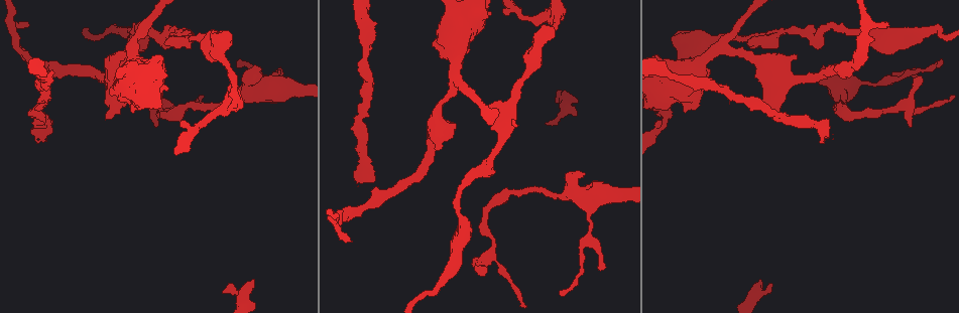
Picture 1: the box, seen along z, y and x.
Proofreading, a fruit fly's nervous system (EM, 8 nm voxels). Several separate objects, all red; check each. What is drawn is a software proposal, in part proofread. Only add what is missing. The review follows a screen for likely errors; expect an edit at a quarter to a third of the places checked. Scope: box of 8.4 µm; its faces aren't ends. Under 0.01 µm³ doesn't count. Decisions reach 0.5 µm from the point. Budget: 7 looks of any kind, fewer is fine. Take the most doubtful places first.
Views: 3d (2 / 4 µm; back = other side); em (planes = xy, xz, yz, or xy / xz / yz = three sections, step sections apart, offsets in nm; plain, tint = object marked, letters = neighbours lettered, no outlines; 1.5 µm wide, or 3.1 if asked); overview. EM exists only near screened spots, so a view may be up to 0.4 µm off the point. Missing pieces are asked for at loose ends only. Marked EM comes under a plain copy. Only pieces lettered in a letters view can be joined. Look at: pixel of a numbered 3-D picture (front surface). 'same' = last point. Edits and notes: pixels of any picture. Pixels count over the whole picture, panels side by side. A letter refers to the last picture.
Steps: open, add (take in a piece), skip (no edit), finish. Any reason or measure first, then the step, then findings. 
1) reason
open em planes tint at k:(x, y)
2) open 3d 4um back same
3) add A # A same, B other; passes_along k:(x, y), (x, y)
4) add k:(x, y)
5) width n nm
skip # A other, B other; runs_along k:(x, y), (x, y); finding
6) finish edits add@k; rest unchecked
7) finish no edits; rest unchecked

an open end
open em planes letters at 1:(823, 142)

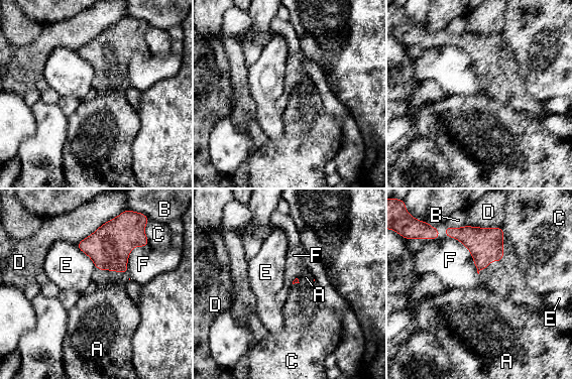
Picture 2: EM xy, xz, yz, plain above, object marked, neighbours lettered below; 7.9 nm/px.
skip # A other, B other, C other, D other, E other, F other; border 2:(450, 237), (470, 252), (478, 274); no lettered piece goes on from it

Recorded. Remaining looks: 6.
open em xz step 8 letters at 1:(921, 76)

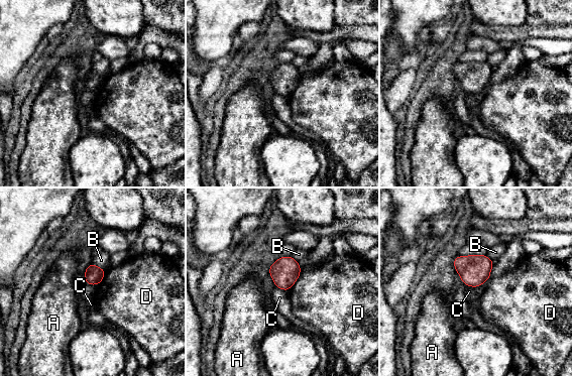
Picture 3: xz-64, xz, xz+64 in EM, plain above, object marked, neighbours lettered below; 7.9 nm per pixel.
open em planes letters same

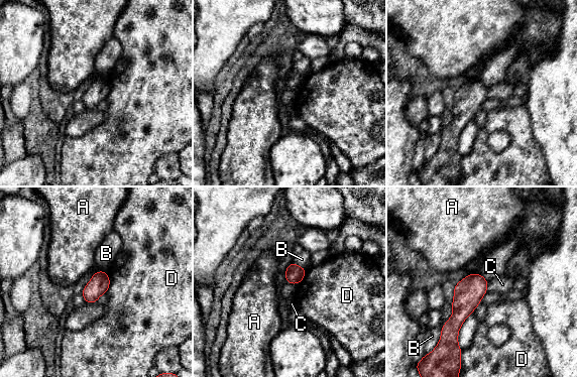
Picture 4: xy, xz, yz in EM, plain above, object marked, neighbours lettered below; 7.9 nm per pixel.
width 150 nm
skip # A other, B other, C other, D other; border 4:(452, 304), (452, 315), (440, 331); no lettered piece goes on from it

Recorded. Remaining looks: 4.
thin end
open 3d 4um back at 1:(559, 292)

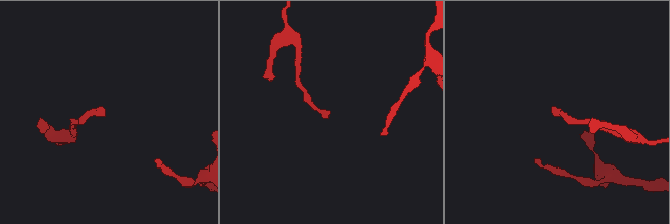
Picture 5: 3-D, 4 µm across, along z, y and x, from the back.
open em xz step 4 letters at 5:(329, 115)

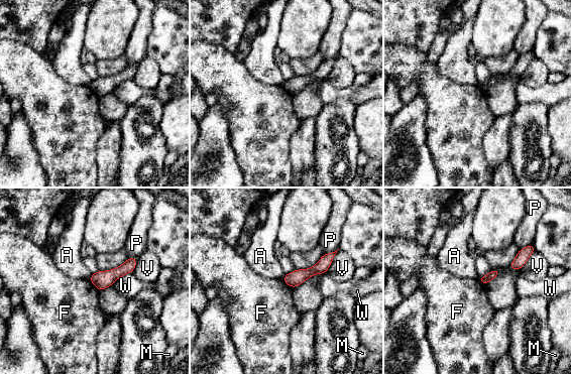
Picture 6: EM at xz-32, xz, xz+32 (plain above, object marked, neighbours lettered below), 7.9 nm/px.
open em planes letters same

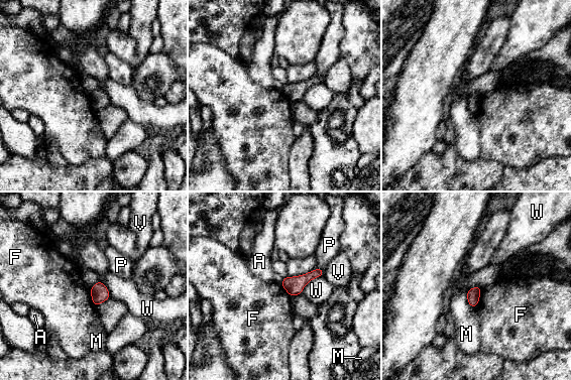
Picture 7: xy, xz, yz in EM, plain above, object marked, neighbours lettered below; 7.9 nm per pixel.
skip # A other, F other, M other, P other, V other, W other; border 7:(482, 287), (478, 304), (474, 308); none of them fits

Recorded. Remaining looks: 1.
finish no edits; rest unchecked

